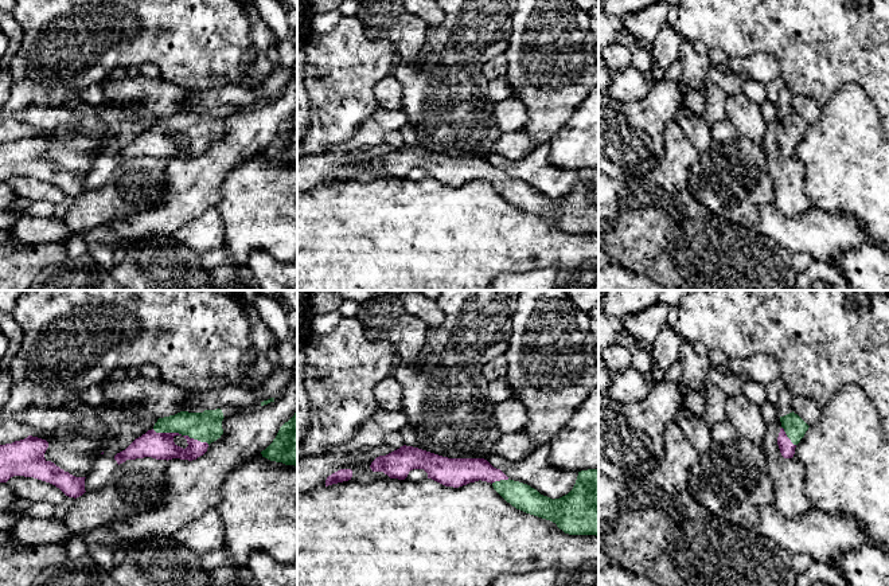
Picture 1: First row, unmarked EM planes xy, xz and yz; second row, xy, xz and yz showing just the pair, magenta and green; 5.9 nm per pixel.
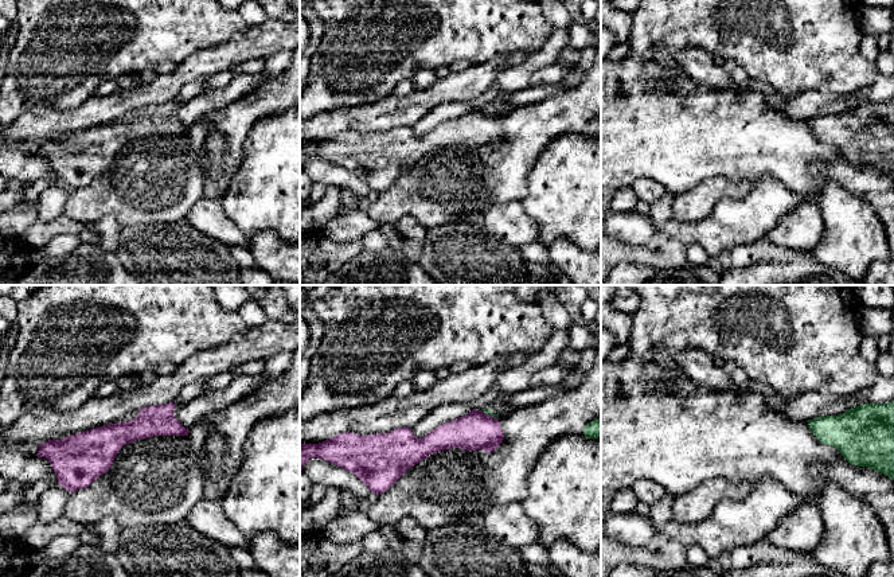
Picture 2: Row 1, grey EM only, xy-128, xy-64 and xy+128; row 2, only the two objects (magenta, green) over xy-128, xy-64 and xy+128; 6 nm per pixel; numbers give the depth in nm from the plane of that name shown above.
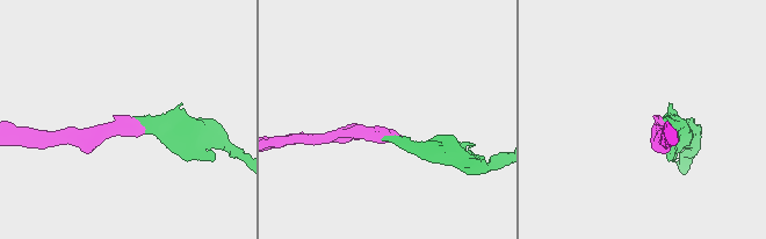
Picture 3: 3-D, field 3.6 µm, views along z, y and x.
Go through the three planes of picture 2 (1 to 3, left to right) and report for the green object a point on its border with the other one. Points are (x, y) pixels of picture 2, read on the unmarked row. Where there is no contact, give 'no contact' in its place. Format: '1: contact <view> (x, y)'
1: no contact
2: contact xy-64 (490, 113)
3: no contact

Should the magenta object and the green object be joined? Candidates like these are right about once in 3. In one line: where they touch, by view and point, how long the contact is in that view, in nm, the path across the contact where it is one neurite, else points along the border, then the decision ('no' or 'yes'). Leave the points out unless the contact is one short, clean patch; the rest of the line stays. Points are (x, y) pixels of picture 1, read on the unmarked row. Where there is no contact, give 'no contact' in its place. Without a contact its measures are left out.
meets magenta in xy at (180, 133); contact 360 nm long; runs through xy (158, 144), (170, 132), (180, 133), (187, 127), (206, 125); yes

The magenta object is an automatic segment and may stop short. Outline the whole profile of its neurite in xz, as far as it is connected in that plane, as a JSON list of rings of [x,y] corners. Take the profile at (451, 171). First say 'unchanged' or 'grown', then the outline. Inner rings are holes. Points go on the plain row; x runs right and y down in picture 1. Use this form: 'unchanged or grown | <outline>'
grown | [[[403,144],[377,156],[370,167],[398,179],[405,179],[413,168],[424,168],[428,177],[453,187],[487,180],[512,206],[555,222],[565,233],[598,235],[598,168],[578,171],[573,188],[553,199],[527,183],[510,179],[484,157],[448,157]]]

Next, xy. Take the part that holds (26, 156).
unchanged | [[[28,134],[12,142],[0,144],[0,181],[13,175],[34,176],[59,187],[69,196],[79,196],[85,190],[85,177],[65,171],[44,157],[46,138]]]

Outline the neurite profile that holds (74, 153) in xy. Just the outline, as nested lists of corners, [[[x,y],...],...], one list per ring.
[[[32,105],[12,117],[24,122],[32,136],[48,141],[46,160],[75,176],[86,176],[90,172],[93,160],[105,151],[109,138],[117,138],[120,152],[153,128],[134,114],[122,114],[113,109],[101,114],[75,116],[65,106]]]

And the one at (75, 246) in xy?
[[[73,234],[66,238],[66,251],[69,259],[75,259],[87,254],[87,246],[81,234]]]

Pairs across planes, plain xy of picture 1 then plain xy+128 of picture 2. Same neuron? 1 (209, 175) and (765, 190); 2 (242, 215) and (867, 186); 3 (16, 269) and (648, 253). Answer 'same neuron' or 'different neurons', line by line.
1: same neuron
2: different neurons
3: same neuron

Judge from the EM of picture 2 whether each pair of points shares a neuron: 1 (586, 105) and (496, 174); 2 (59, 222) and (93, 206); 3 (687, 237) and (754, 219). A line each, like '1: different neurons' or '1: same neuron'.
1: same neuron
2: different neurons
3: same neuron

